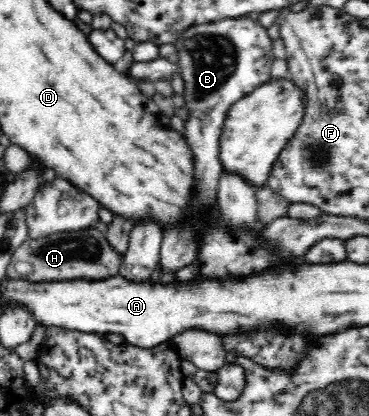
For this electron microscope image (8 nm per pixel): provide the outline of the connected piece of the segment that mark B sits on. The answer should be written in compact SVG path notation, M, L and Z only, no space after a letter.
M241 16L240 18L227 18L223 21L215 22L214 24L202 24L202 25L193 25L188 29L185 29L184 32L181 33L181 36L173 43L178 50L179 61L178 64L182 69L182 80L184 80L184 88L183 98L185 99L184 107L189 111L189 118L185 121L185 132L183 135L186 138L188 147L190 148L190 153L192 158L194 158L194 181L191 182L190 189L190 197L187 199L192 199L192 203L194 203L194 209L186 209L188 205L184 206L182 209L181 217L176 222L171 222L163 231L163 240L160 248L160 261L159 265L161 266L162 274L169 272L176 272L177 270L185 267L186 265L190 265L194 263L194 259L198 257L199 249L201 245L204 243L198 243L198 241L204 241L205 231L209 230L210 219L214 217L213 209L214 206L217 205L218 196L217 191L219 188L219 181L223 175L222 164L219 163L218 159L218 139L220 139L220 133L222 133L222 125L226 116L228 115L229 109L236 103L238 100L241 100L242 97L248 95L250 92L254 91L254 89L258 89L265 85L266 83L271 82L271 72L272 63L276 60L272 55L272 43L273 40L268 36L267 28L260 25L258 21L254 21L252 18L247 16Z

